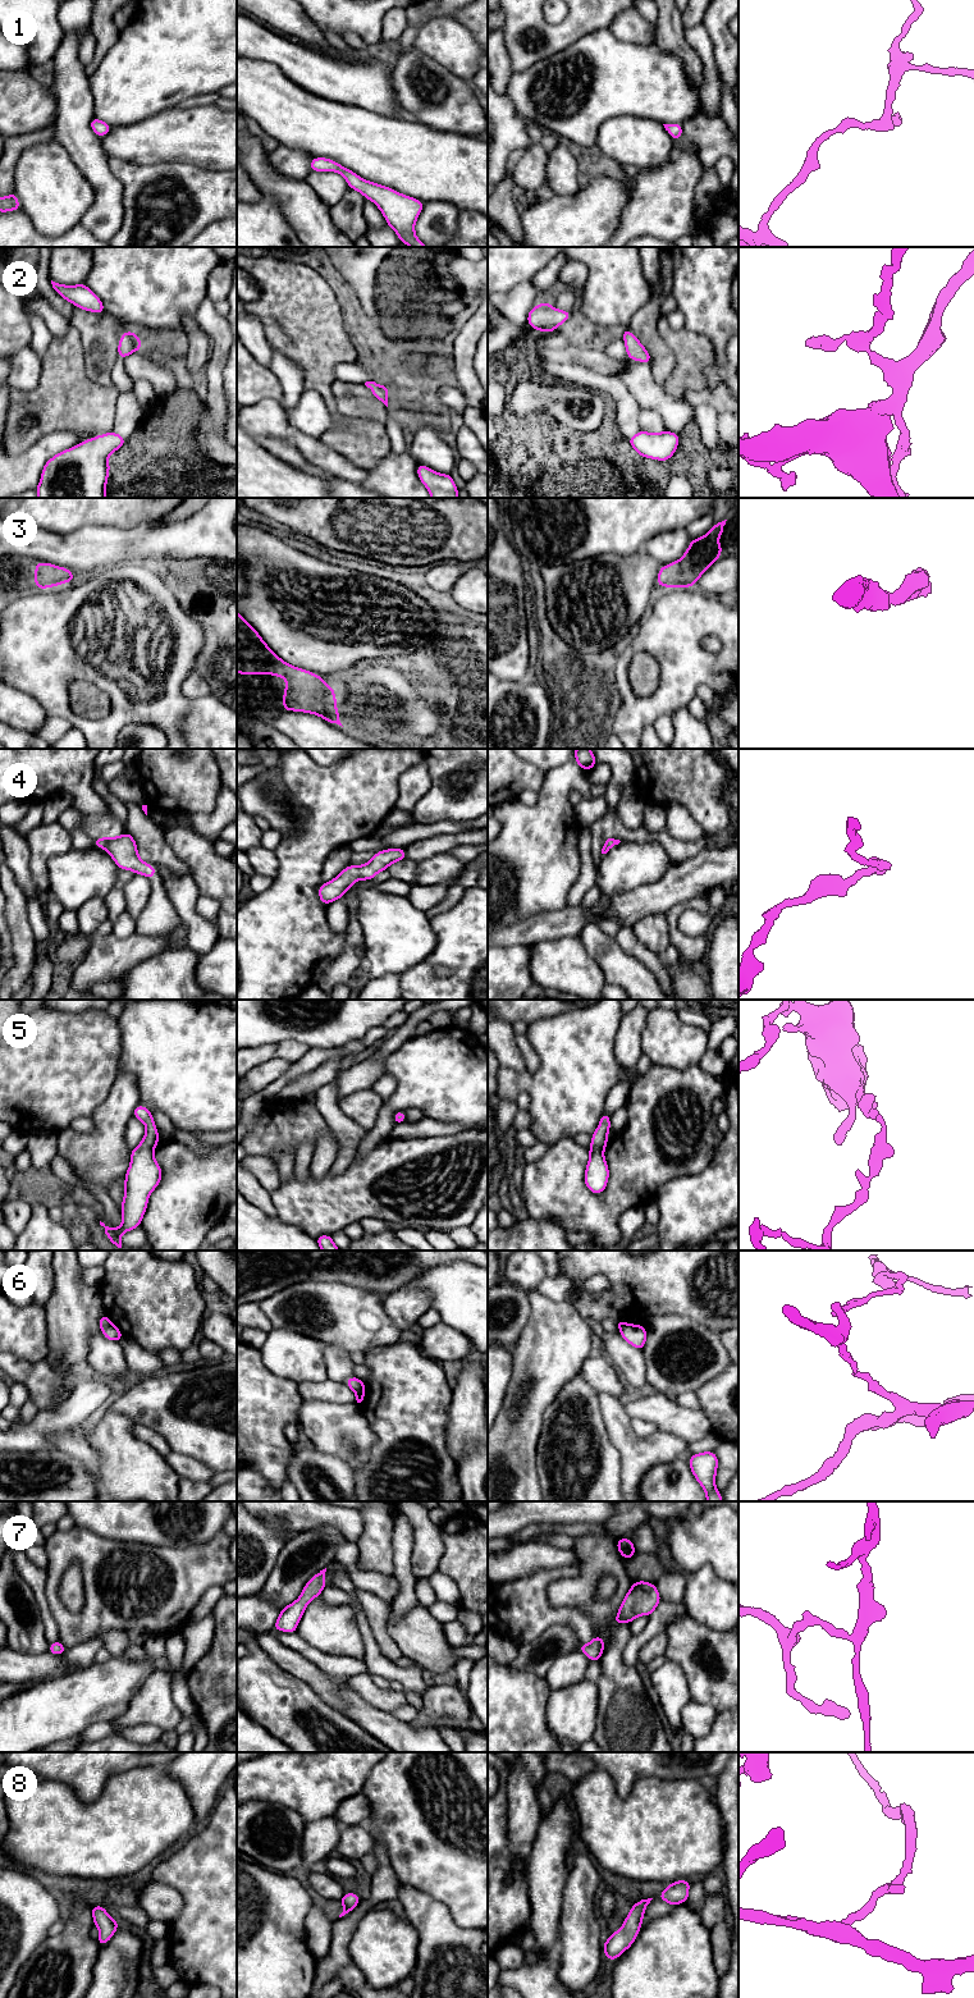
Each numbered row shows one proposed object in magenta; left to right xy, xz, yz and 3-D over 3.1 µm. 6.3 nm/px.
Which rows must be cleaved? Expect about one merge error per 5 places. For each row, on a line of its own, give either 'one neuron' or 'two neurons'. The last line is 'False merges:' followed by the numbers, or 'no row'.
1: one neuron
2: one neuron
3: one neuron
4: one neuron
5: one neuron
6: two neurons
7: one neuron
8: one neuron
False merges: 6

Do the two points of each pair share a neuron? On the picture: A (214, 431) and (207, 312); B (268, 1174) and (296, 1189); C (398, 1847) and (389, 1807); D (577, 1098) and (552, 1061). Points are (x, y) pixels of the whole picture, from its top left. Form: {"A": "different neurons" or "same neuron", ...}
{"A": "same neuron", "B": "different neurons", "C": "same neuron", "D": "same neuron"}

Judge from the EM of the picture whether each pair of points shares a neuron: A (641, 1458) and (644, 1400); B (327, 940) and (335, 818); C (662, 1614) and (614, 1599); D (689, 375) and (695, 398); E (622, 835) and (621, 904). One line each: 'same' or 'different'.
A: different
B: same
C: different
D: different
E: different

